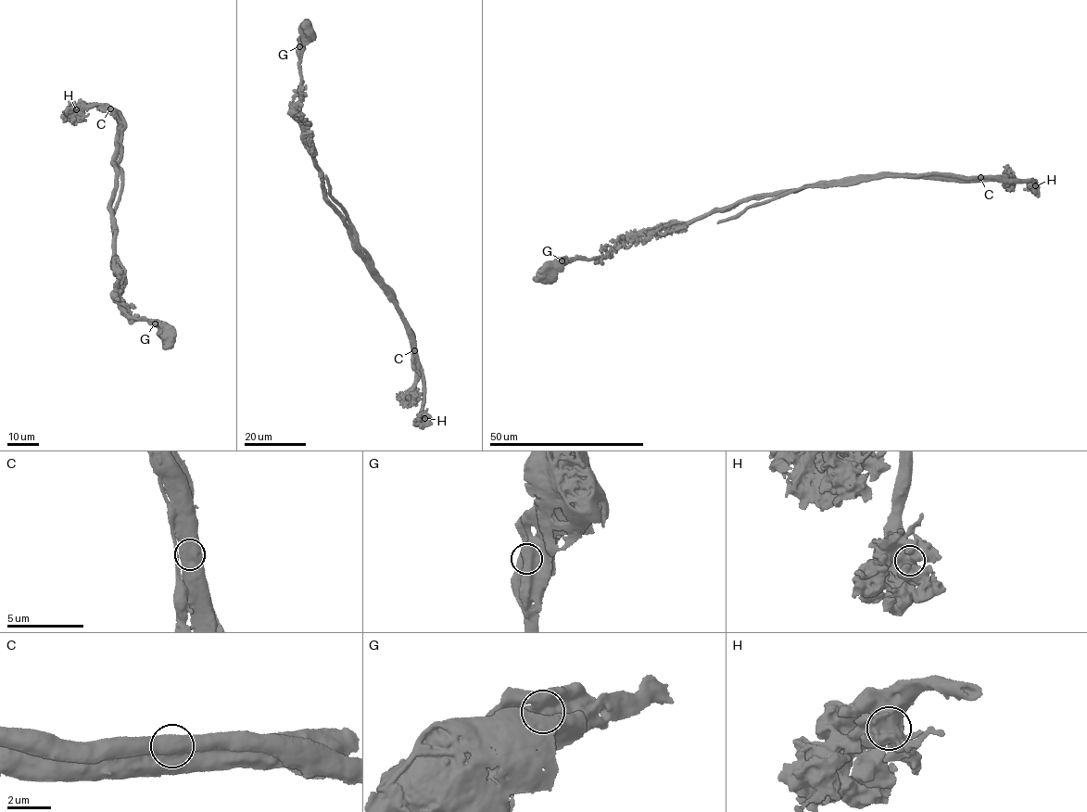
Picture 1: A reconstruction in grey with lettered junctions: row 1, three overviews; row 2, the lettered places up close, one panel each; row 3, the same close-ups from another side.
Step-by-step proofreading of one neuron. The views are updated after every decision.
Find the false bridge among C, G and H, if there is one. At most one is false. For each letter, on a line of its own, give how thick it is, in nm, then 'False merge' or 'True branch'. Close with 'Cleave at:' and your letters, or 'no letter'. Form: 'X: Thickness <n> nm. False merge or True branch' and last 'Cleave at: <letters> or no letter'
C: Thickness 1150 nm. False merge
G: Thickness 1200 nm. True branch
H: Thickness 1100 nm. True branch
Cleave at: C

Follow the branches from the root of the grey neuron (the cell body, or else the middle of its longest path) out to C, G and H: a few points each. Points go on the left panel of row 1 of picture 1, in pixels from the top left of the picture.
C: (170, 336), (123, 312), (114, 295), (119, 279), (111, 266), (115, 232), (107, 209), (120, 124), (110, 108)
G: (170, 336), (171, 334), (155, 323)
H: (170, 336), (123, 312), (114, 295), (107, 209), (119, 125), (94, 103), (76, 109)

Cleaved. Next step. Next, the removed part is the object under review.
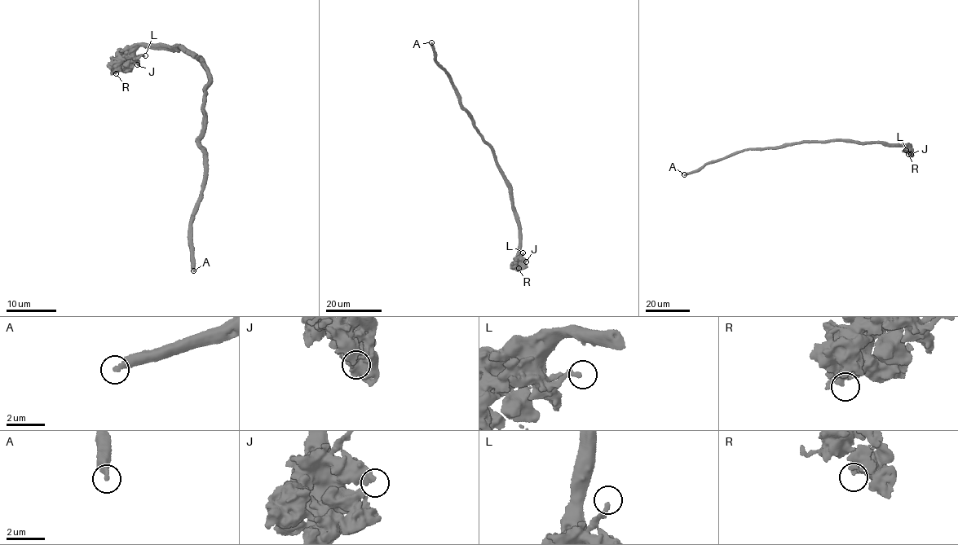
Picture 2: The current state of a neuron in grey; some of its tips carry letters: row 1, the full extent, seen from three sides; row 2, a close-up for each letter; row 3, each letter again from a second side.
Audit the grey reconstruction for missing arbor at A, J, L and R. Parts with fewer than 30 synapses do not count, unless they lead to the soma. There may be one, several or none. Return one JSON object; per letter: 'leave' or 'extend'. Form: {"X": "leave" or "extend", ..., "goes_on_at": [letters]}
{"A": "extend", "J": "leave", "L": "leave", "R": "leave", "goes_on_at": ["A"]}

